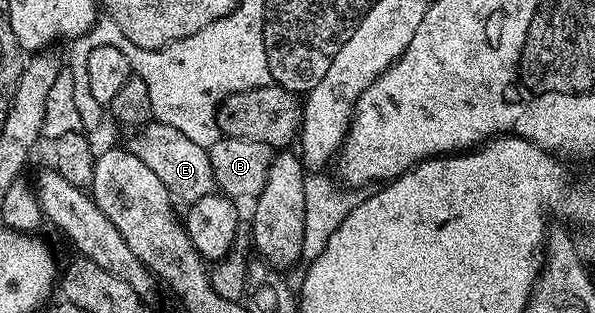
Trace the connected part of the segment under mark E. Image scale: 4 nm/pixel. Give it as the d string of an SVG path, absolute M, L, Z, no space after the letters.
M151 119L137 130L136 136L138 138L134 142L129 142L130 152L139 157L160 178L160 183L164 183L171 198L189 203L196 199L204 199L204 195L215 192L209 152L204 147L192 143L192 139L188 139L176 127Z

